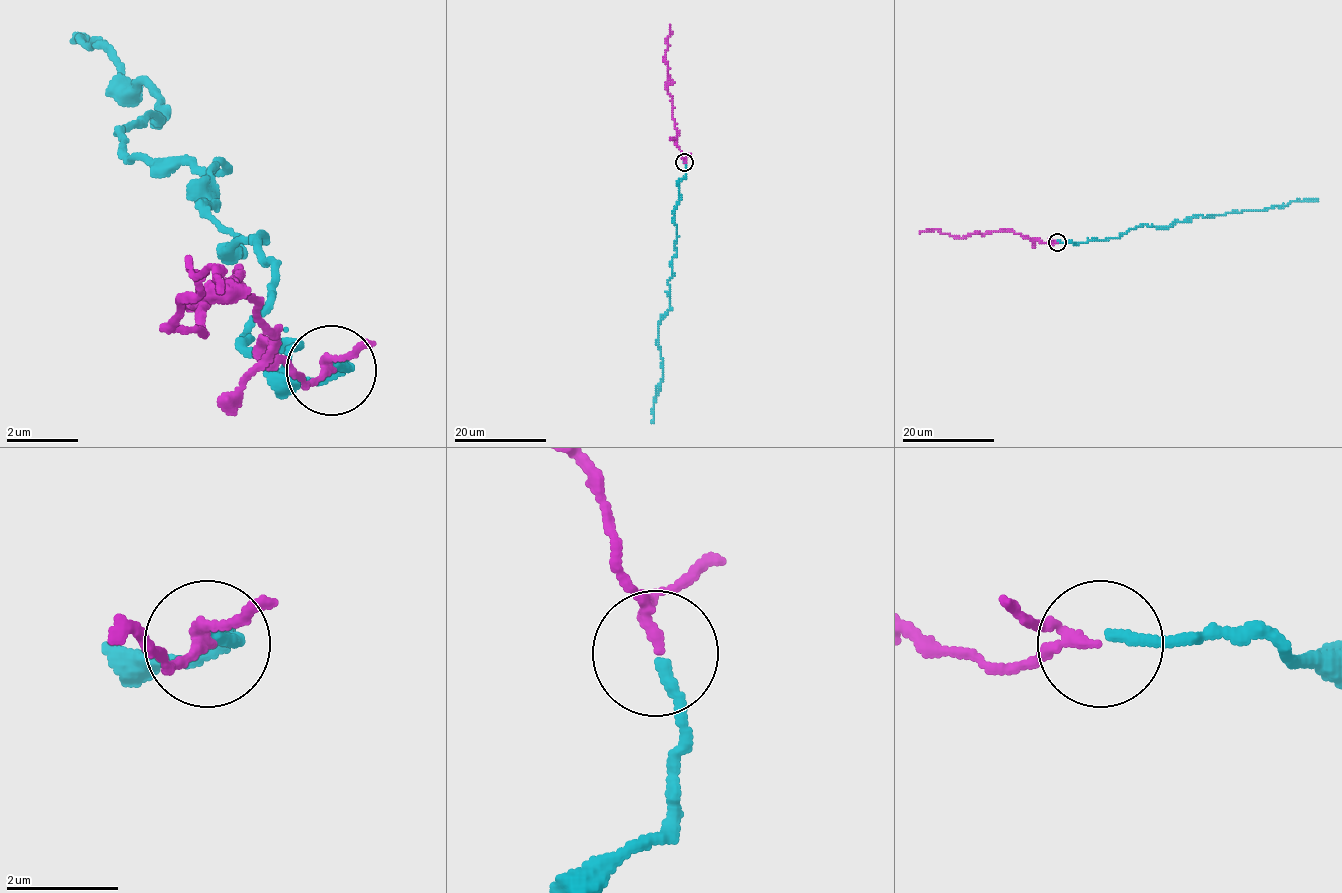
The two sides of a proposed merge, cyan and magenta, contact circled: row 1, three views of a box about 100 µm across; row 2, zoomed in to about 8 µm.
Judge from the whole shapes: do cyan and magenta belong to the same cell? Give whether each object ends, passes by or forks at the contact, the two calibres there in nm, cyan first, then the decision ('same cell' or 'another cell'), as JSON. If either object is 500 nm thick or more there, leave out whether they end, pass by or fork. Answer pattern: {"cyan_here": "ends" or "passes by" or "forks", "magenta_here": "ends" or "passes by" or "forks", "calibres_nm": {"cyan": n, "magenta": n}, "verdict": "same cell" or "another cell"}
{"cyan_here": "ends", "magenta_here": "passes by", "calibres_nm": {"cyan": 190, "magenta": 140}, "verdict": "same cell"}

